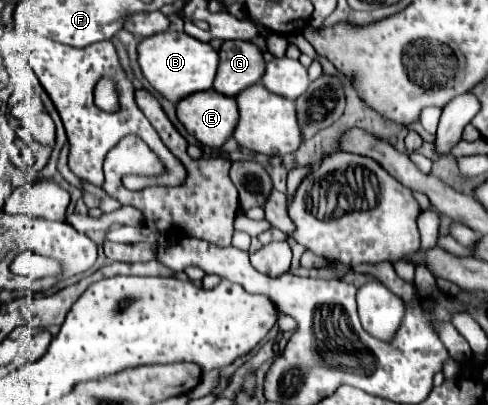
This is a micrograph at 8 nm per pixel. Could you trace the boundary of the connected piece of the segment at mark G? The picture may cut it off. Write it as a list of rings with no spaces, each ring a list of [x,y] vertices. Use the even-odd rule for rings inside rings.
[[[223,41],[219,49],[219,71],[215,75],[215,91],[235,97],[249,85],[261,81],[265,61],[261,49],[251,41]]]

